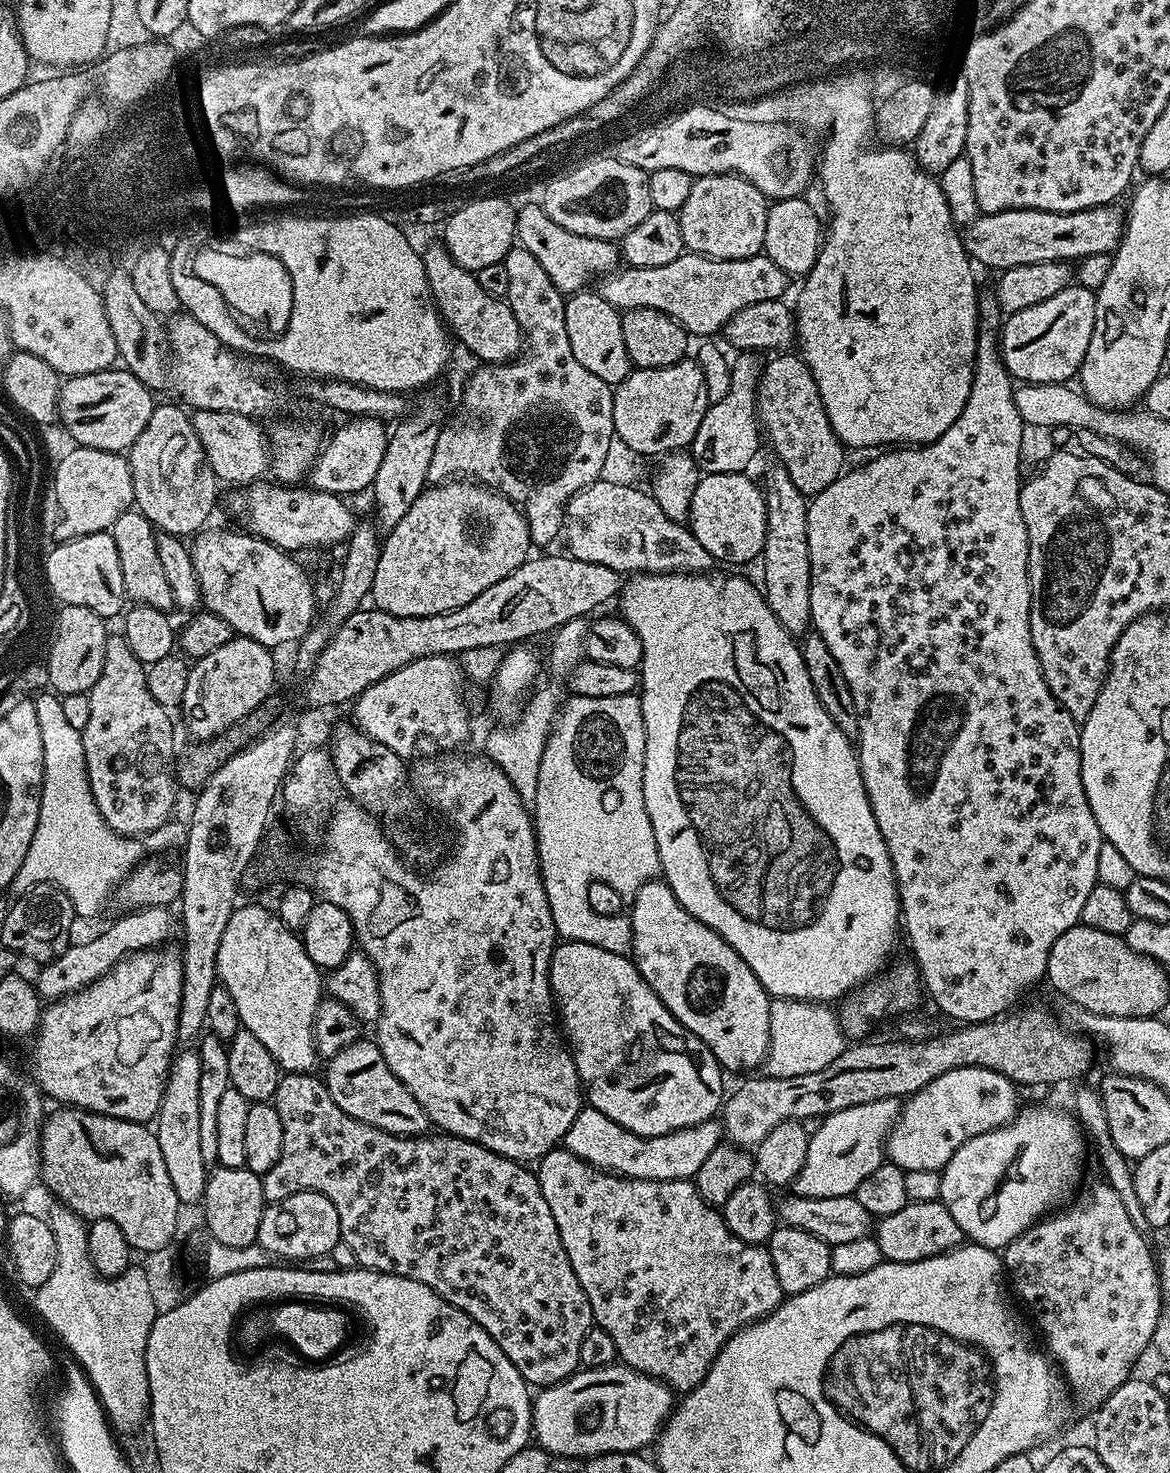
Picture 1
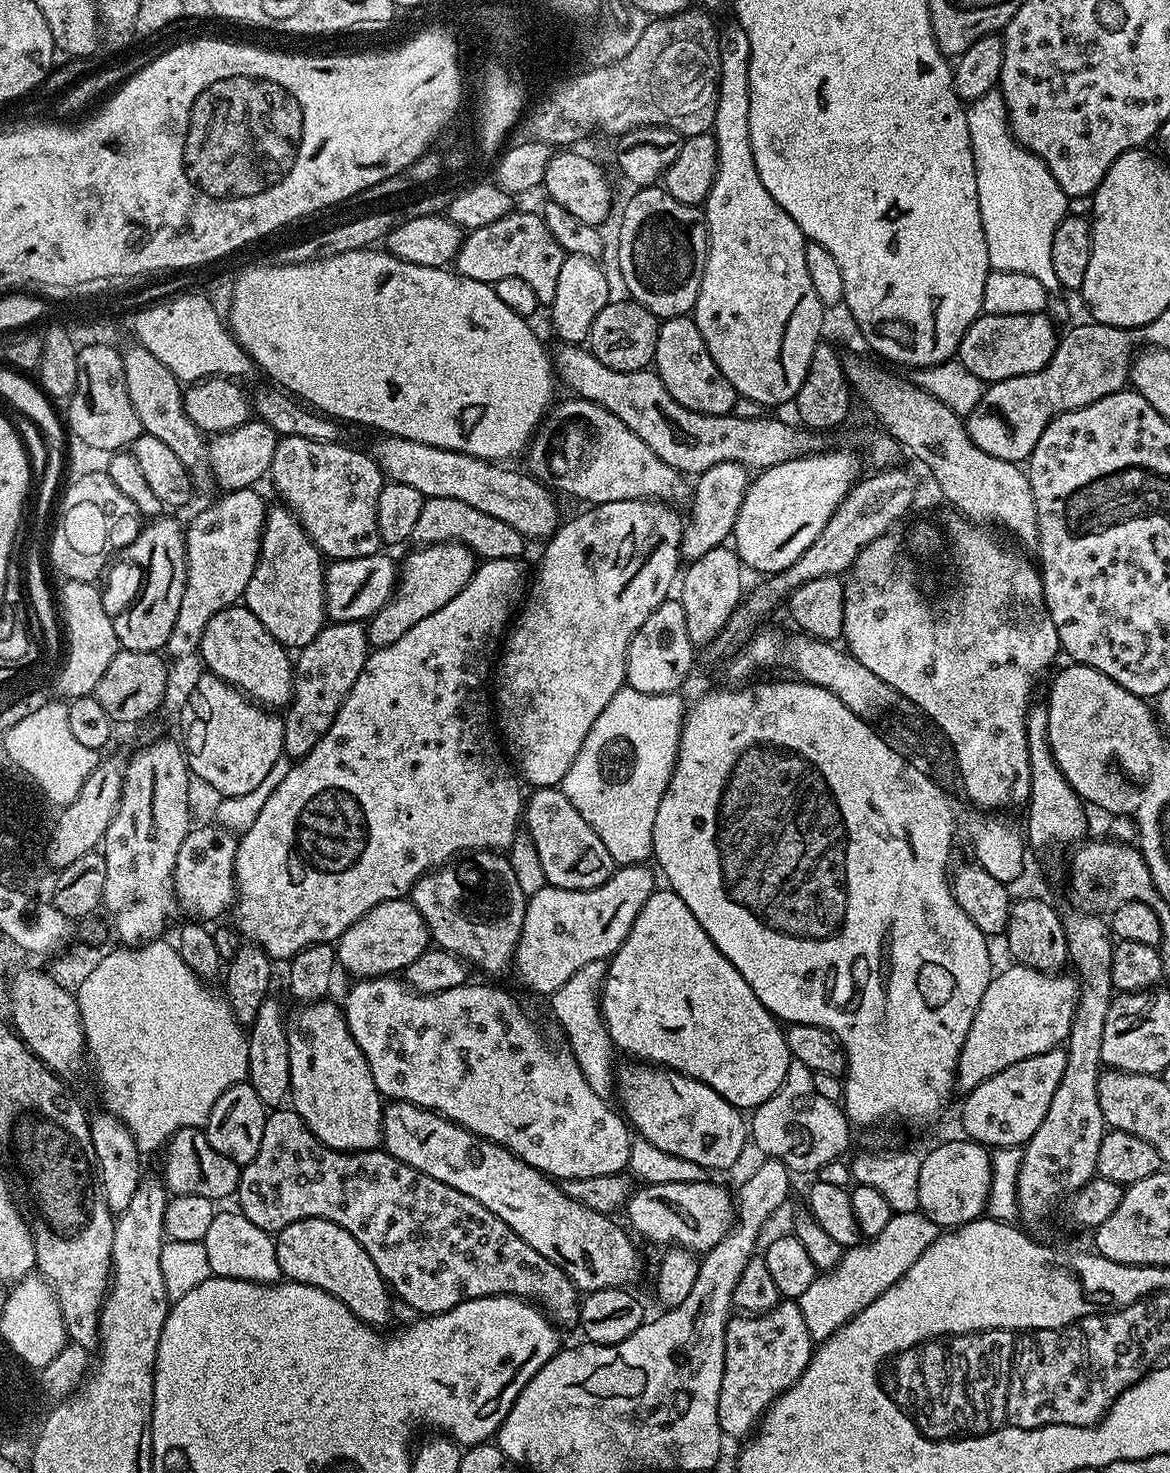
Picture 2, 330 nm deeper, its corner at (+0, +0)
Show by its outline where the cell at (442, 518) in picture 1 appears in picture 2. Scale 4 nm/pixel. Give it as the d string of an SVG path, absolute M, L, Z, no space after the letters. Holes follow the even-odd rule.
M430 544L415 550L417 552L410 553L404 564L402 560L399 565L396 590L388 599L388 605L367 621L368 643L373 649L398 642L398 638L402 638L410 626L422 622L422 618L434 614L434 610L442 610L442 606L446 606L454 594L461 592L471 582L478 567L476 553L465 544Z

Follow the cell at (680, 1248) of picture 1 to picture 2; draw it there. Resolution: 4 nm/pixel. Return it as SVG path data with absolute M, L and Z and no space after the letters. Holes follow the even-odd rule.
M781 1302L774 1310L759 1314L736 1314L728 1321L726 1330L726 1358L722 1374L722 1390L718 1394L718 1422L721 1433L728 1436L748 1438L755 1433L758 1421L790 1386L802 1378L806 1366L812 1361L814 1341L806 1330L806 1318L802 1318L799 1303Z

